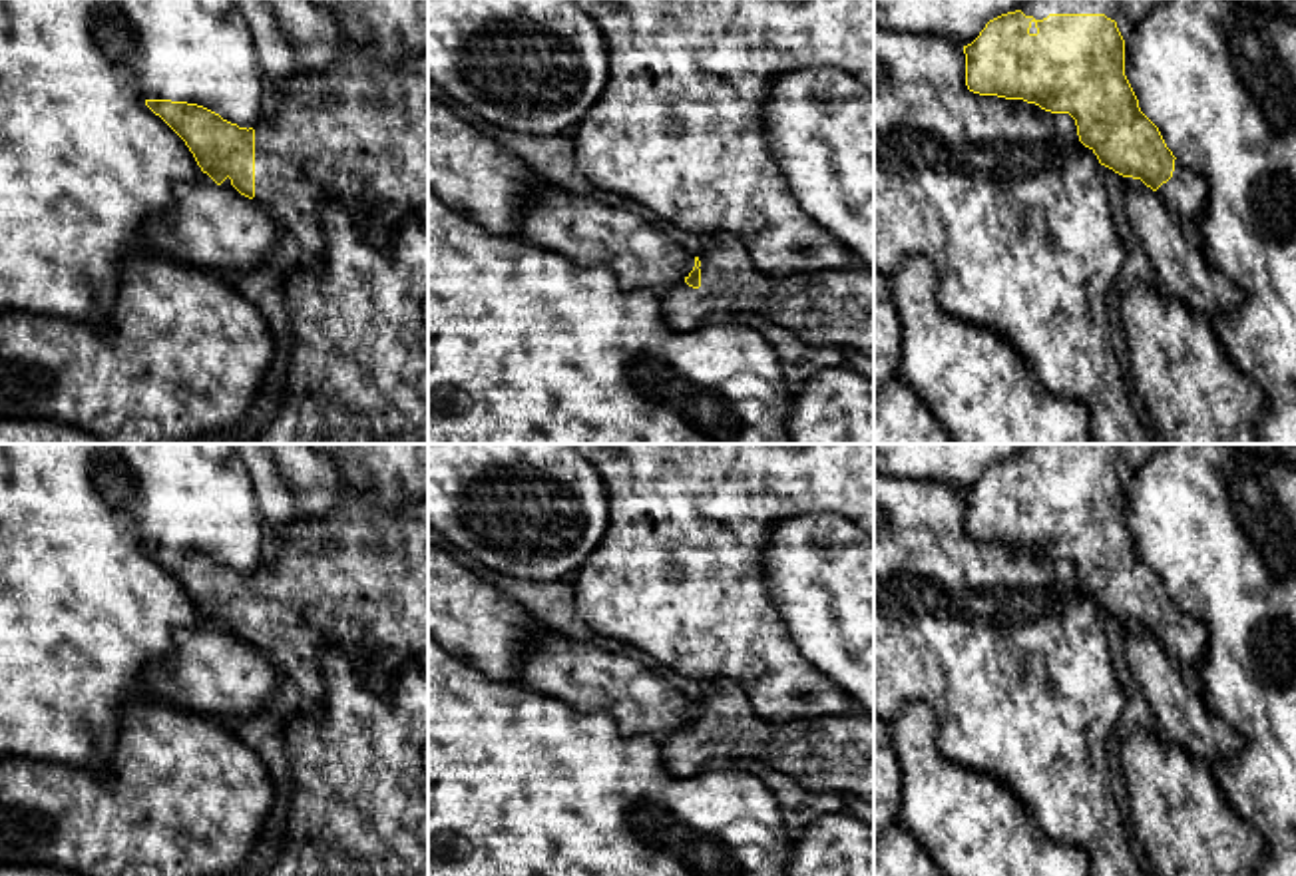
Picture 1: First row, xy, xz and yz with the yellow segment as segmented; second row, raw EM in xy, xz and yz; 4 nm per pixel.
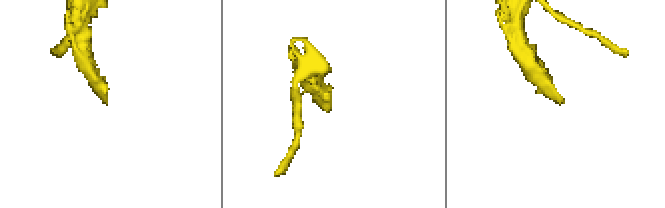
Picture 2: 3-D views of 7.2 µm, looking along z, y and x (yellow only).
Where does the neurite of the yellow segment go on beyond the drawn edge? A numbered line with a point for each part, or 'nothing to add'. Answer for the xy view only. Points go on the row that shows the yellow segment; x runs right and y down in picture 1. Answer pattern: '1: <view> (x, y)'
1: xy (357, 132)

